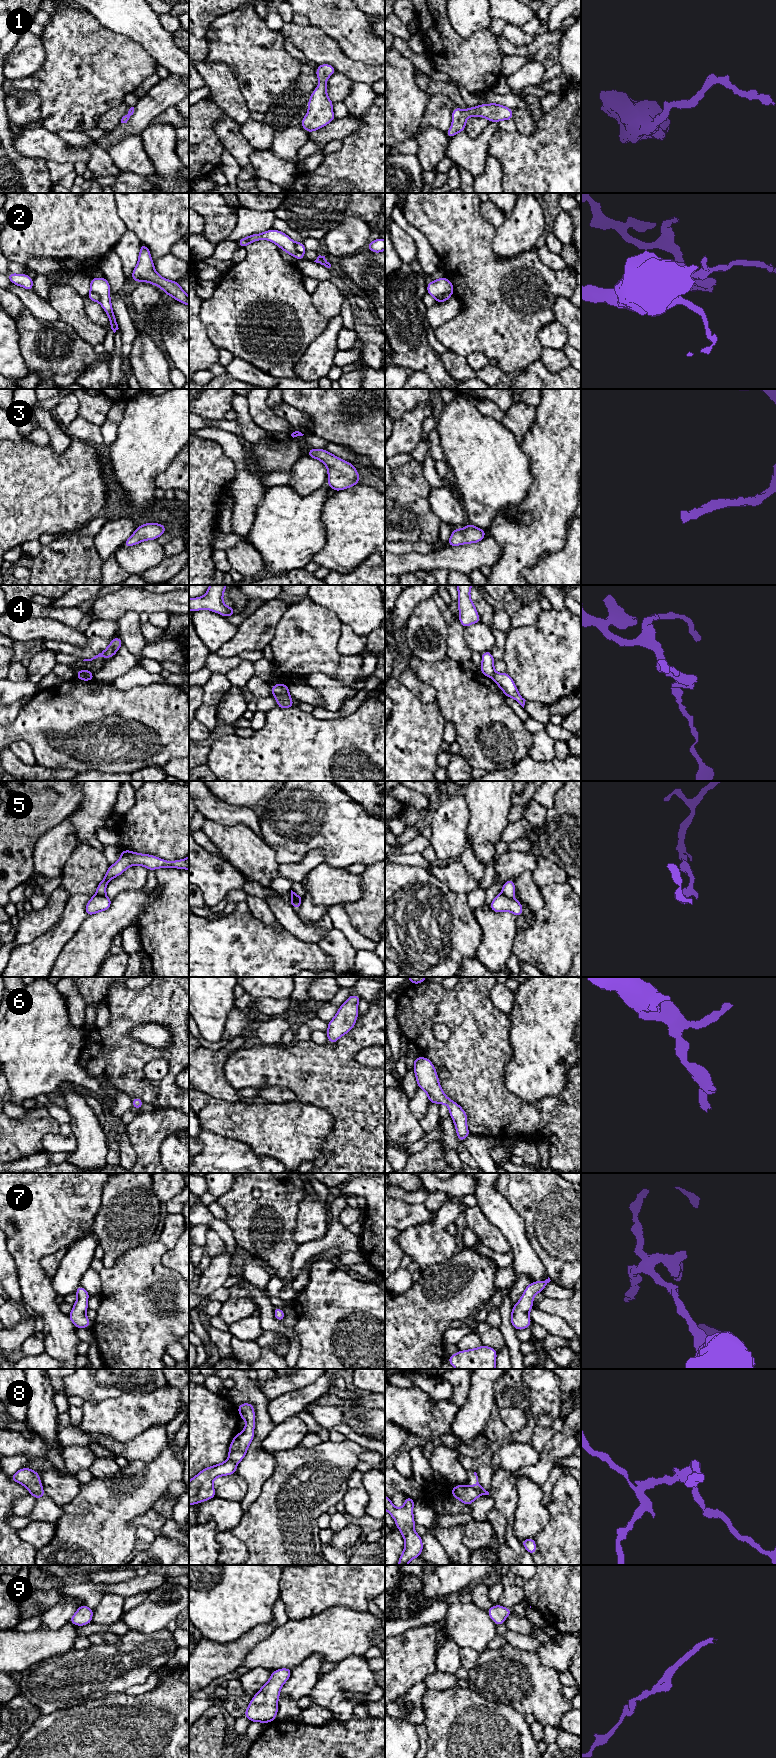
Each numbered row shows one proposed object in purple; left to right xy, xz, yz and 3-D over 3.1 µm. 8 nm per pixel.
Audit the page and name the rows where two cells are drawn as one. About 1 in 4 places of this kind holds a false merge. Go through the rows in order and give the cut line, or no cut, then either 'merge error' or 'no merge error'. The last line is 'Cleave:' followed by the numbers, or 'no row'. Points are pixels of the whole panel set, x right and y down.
1: no cut; no merge error
2: cut in xz along (294, 242), (294, 248), (303, 254); merge error
3: no cut; no merge error
4: cut in xy along (91, 672), (76, 676); merge error
5: cut in yz along (501, 893), (512, 897); merge error
6: no cut; no merge error
7: no cut; no merge error
8: cut in xy along (41, 1489), (33, 1495); merge error
9: no cut; no merge error
Cleave: 2, 4, 5, 8

